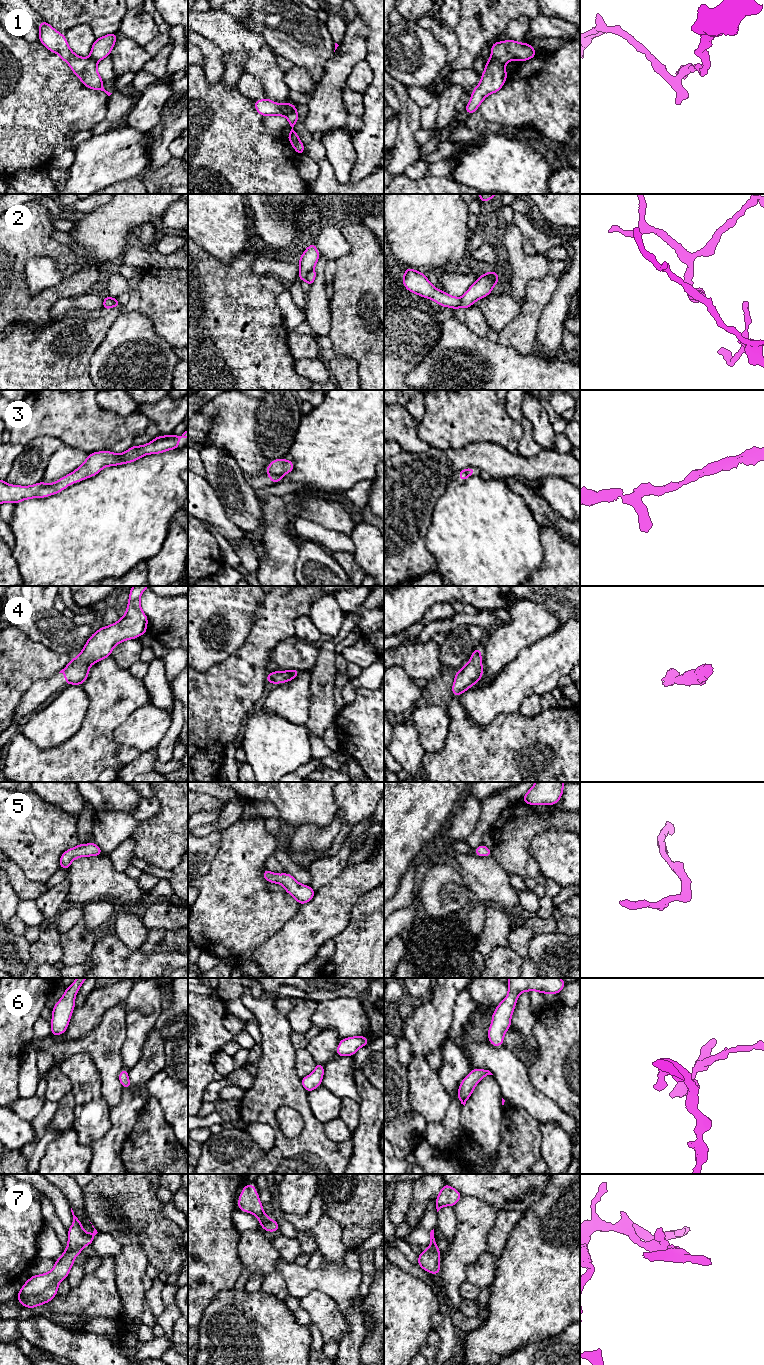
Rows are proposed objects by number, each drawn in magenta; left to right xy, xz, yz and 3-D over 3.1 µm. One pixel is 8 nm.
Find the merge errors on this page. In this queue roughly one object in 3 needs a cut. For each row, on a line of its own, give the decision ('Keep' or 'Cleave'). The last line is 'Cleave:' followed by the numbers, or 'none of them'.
1: Cleave
2: Cleave
3: Keep
4: Keep
5: Keep
6: Keep
7: Keep
Cleave: 1, 2

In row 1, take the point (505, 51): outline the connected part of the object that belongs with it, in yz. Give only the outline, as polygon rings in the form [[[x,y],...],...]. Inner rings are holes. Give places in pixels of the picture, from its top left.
[[[515,40],[495,42],[491,46],[491,58],[507,64],[511,60],[527,61],[537,55],[529,43],[519,43]]]

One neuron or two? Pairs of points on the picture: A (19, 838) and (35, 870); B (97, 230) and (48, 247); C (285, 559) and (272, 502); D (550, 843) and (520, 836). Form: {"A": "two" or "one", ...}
{"A": "one", "B": "two", "C": "one", "D": "two"}

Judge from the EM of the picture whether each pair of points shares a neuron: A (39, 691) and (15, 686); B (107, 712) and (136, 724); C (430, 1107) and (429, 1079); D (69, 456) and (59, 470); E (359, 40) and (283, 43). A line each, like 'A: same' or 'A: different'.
A: different
B: different
C: same
D: same
E: different

